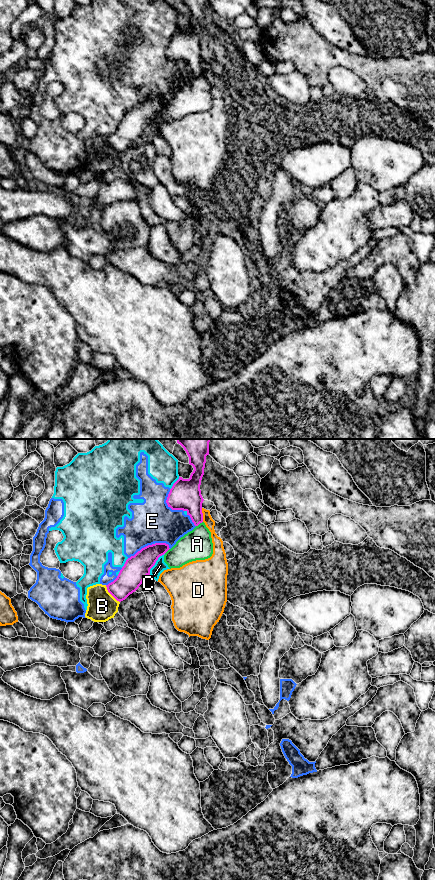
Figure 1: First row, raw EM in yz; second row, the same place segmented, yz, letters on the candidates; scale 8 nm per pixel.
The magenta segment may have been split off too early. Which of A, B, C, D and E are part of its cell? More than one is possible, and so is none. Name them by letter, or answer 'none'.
B

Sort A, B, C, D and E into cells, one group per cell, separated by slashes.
A / B / C E / D

